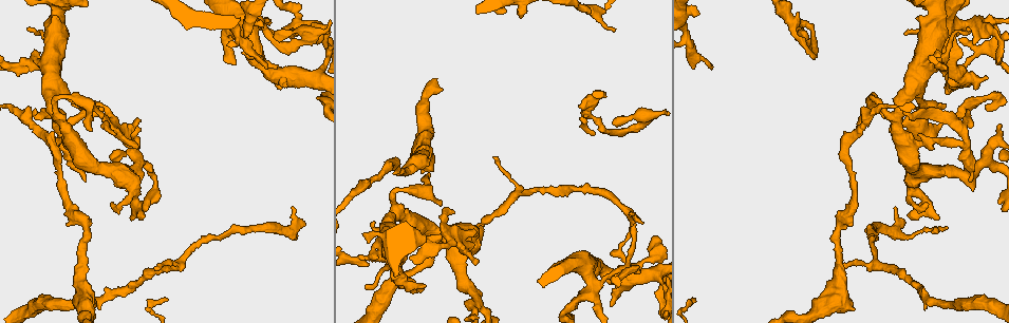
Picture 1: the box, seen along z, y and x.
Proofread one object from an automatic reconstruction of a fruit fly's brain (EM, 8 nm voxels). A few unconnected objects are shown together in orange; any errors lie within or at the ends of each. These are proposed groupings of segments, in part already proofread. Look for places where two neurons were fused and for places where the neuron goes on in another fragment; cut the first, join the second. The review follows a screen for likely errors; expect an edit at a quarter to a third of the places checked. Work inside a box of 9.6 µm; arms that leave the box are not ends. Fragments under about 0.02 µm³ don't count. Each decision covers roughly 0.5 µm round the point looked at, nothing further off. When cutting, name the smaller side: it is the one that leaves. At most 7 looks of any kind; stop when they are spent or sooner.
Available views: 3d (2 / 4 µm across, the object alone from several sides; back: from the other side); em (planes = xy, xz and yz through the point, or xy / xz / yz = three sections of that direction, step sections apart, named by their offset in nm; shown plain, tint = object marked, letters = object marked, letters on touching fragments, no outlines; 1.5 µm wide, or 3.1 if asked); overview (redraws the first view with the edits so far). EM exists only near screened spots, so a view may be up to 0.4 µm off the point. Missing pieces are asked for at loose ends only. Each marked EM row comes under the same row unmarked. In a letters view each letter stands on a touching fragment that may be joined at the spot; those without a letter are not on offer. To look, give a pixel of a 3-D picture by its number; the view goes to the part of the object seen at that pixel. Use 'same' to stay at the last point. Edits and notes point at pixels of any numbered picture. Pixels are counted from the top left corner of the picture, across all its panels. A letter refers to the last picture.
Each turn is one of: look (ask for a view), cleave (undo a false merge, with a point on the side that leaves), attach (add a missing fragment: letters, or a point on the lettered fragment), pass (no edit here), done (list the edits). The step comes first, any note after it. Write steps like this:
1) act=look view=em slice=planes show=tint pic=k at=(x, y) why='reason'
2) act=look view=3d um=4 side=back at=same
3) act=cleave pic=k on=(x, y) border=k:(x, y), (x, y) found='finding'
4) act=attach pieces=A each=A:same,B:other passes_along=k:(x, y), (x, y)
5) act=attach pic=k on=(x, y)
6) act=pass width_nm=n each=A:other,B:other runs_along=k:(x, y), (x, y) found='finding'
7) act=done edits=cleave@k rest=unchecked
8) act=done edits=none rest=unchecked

act=look view=em slice=planes show=letters pic=1 at=(800, 30) why='branch stops here'

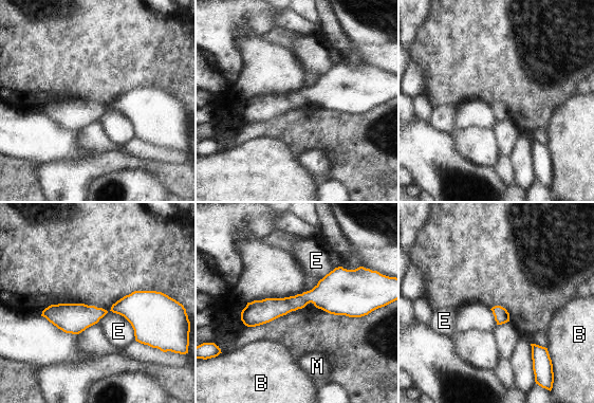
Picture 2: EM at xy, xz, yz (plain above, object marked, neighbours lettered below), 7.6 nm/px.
act=pass each=B:other,E:other,M:other runs_along=2:(337, 299), (304, 298), (243, 317) found='none of them fits'

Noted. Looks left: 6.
act=look view=em slice=planes show=letters pic=1 at=(612, 31) why='branch stops here'

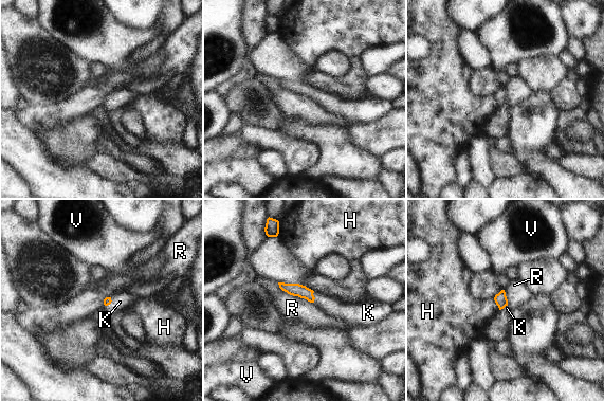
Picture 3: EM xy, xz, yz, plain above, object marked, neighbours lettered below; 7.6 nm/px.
act=attach pieces=K longest_contact=R:320nm each=H:other,K:same,R:other,V:other passes_along=3:(298, 290), (314, 297), (329, 305) found='the neuron continues'

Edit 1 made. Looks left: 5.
act=look view=em slice=xz step=8 show=tint pic=1 at=(493, 158) why='thin end'

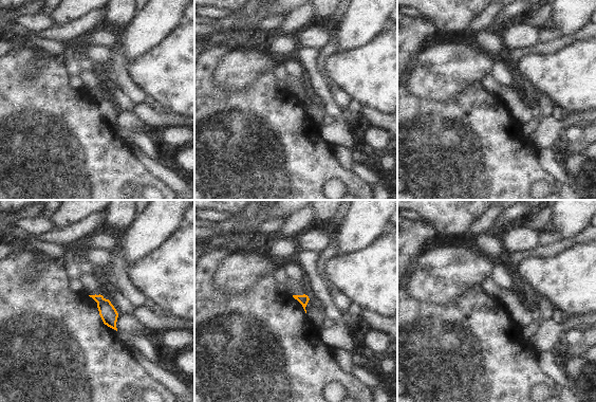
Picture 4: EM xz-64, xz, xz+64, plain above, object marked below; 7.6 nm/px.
act=look view=em slice=planes show=letters at=same why='another direction'

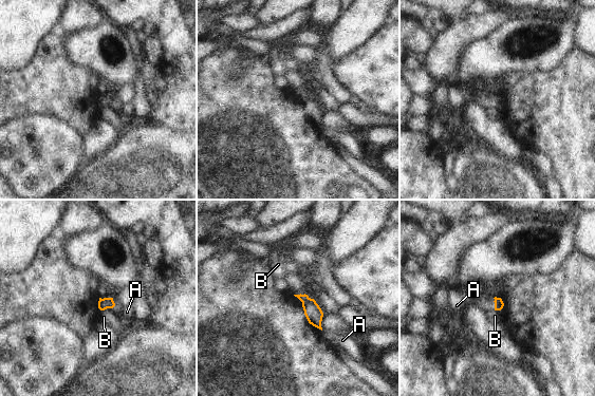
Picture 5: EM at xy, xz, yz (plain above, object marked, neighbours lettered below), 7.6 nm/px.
act=pass longest_contact=B:100nm each=A:other,B:other border=5:(113, 306), (101, 310) found='no lettered fragment goes on from it'

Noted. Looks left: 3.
act=done edits=attach@3 rest=unchecked

